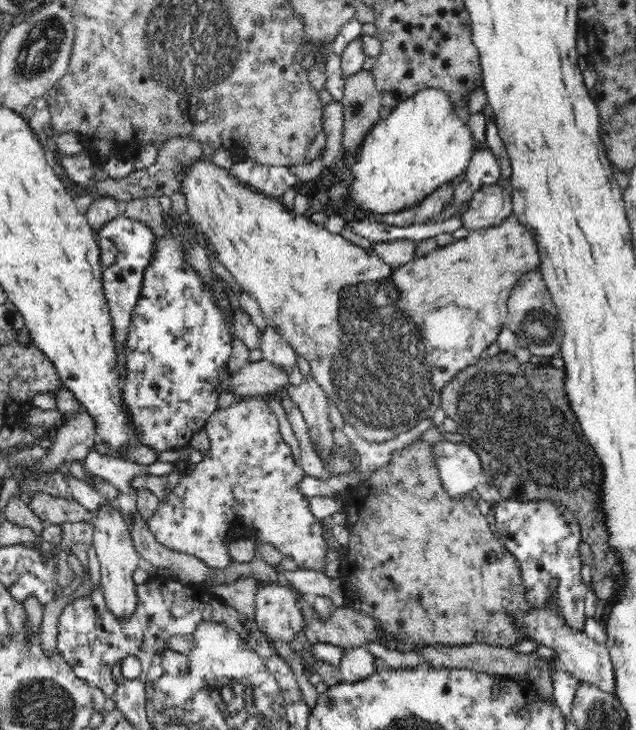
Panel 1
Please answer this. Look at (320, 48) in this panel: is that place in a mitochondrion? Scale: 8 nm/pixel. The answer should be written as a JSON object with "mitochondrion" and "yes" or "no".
{"mitochondrion":"no"}

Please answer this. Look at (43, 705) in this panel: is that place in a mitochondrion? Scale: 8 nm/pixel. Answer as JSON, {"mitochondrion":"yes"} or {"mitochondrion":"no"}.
{"mitochondrion":"yes"}

